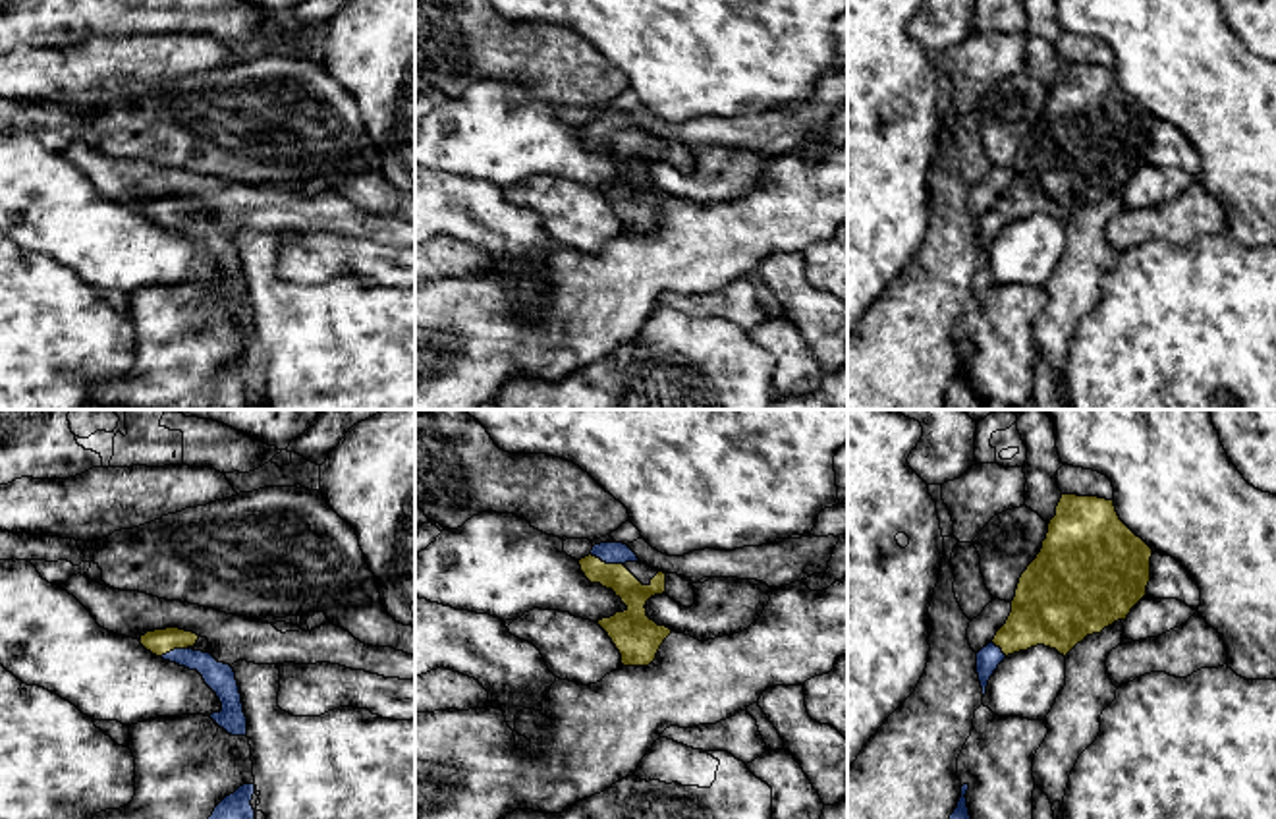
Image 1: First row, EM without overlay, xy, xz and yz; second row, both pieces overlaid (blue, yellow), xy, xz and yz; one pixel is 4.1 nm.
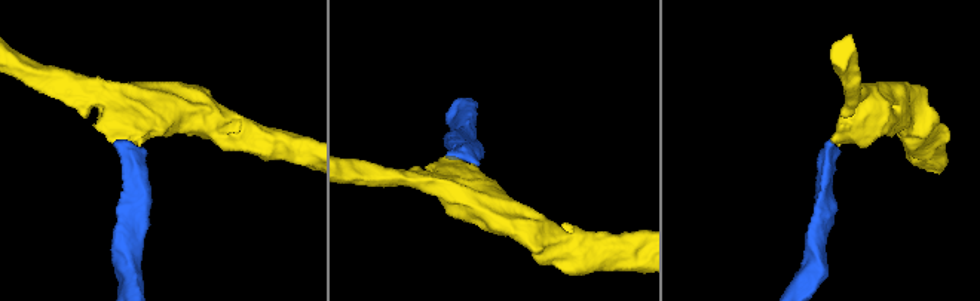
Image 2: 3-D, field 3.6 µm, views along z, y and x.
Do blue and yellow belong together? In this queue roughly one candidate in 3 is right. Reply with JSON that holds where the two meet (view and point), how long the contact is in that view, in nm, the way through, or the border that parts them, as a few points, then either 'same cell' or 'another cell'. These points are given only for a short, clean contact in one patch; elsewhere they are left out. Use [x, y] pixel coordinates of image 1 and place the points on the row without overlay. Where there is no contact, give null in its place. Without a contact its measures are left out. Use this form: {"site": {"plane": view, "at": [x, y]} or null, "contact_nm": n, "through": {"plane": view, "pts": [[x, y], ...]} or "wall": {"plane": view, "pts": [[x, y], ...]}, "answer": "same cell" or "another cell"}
{"site": {"plane": "xz", "at": [607, 130]}, "contact_nm": 140, "through": {"plane": "xz", "pts": [[612, 120], [607, 130], [618, 145]]}, "answer": "same cell"}

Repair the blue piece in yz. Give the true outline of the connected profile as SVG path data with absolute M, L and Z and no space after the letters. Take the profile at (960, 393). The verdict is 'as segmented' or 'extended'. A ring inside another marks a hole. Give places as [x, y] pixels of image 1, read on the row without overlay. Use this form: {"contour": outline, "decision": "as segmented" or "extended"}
{"contour": "M963 352L957 375L948 386L946 410L973 410L979 404L975 390L969 382L967 365L965 365L967 357L969 357L969 352Z", "decision": "as segmented"}

